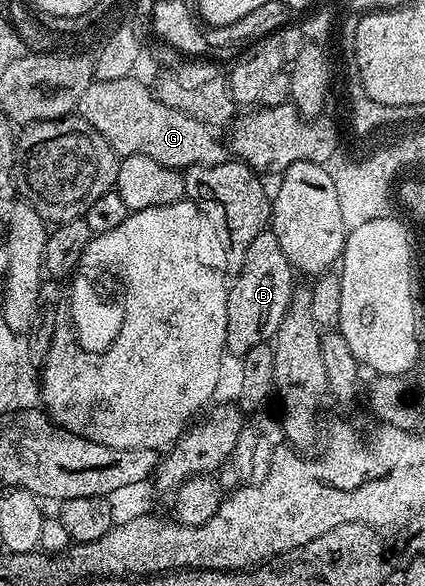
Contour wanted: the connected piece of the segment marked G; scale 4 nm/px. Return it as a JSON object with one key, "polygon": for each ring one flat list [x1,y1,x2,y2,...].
{"polygon":[[130,75,112,81,94,80,78,99,76,112,107,141,120,157,151,156,161,165,175,170,186,170,194,164,221,164,226,162,226,146,214,136,214,130,156,98,154,92]]}

